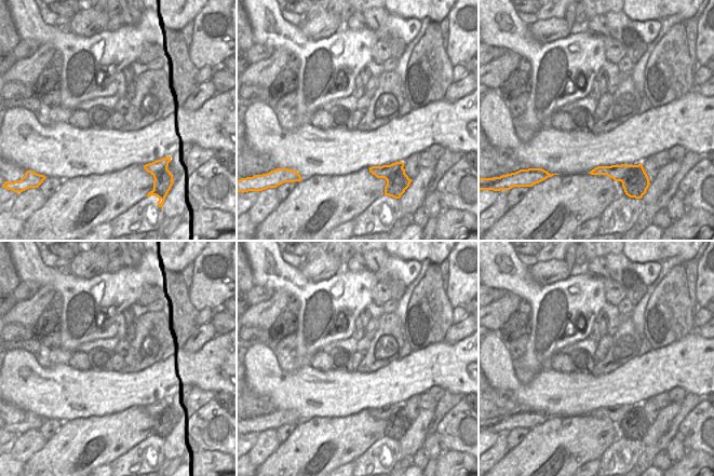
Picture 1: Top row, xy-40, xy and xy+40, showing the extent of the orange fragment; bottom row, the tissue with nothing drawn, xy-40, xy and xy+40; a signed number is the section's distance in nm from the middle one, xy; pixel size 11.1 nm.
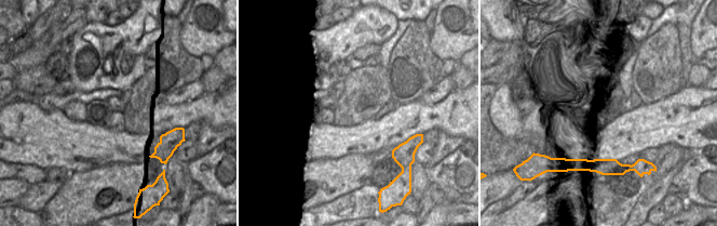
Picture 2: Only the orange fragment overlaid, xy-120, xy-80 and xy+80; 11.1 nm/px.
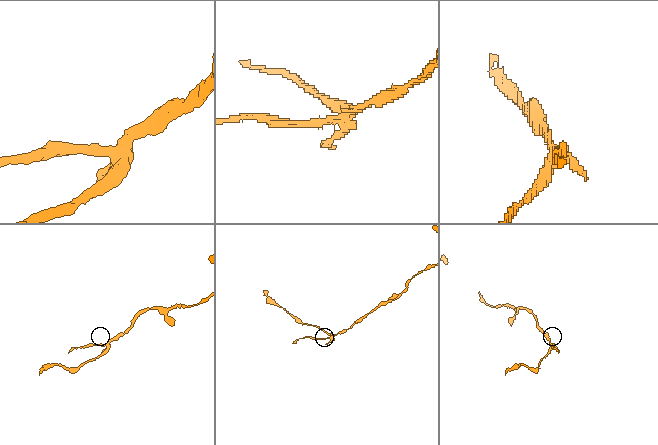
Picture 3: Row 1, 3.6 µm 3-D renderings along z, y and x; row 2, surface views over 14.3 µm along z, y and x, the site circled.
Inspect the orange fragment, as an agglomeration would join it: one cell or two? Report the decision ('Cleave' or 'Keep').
Cleave.

